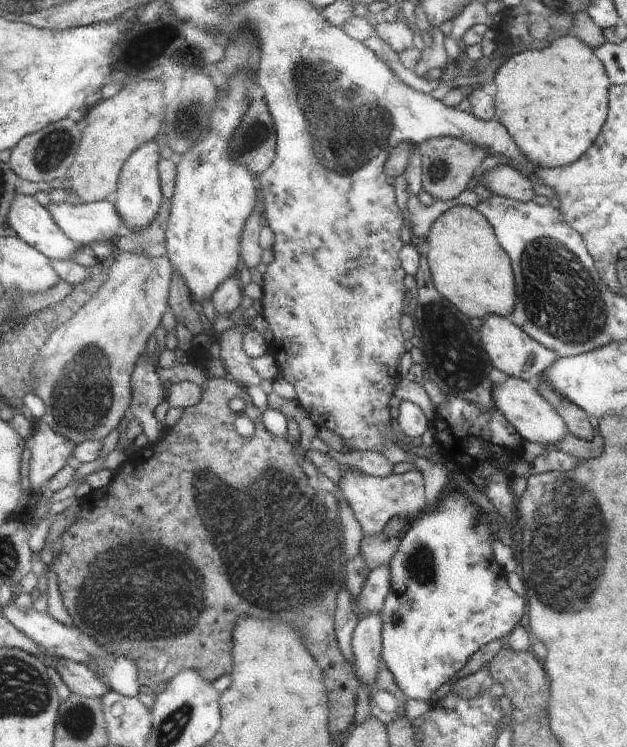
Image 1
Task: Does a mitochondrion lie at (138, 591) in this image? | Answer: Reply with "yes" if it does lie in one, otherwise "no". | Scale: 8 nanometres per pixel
yes

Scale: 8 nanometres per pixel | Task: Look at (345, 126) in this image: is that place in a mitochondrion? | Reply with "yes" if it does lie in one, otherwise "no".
yes

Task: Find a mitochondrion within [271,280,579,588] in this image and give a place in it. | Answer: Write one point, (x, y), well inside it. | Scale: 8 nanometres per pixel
(454, 356)

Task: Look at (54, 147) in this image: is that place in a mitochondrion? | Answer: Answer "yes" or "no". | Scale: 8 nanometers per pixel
yes

